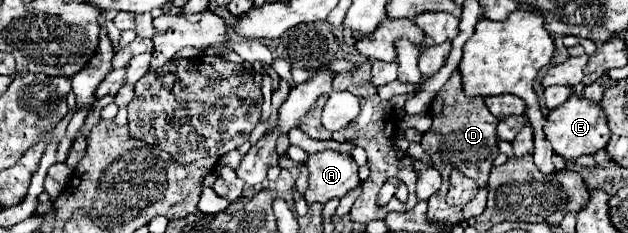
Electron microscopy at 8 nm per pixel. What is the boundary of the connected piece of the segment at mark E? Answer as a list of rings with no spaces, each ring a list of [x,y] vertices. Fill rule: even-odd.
[[[573,93],[563,105],[549,111],[547,123],[545,123],[545,137],[553,145],[553,151],[569,161],[573,161],[581,155],[593,155],[599,149],[603,149],[609,141],[607,117],[597,103],[587,101],[587,99]]]

